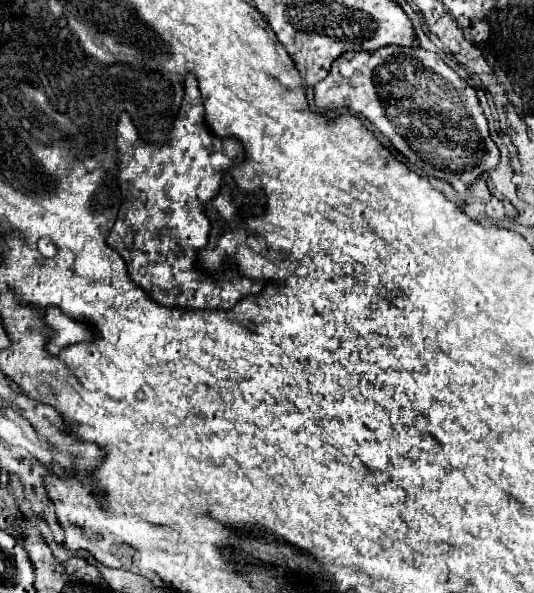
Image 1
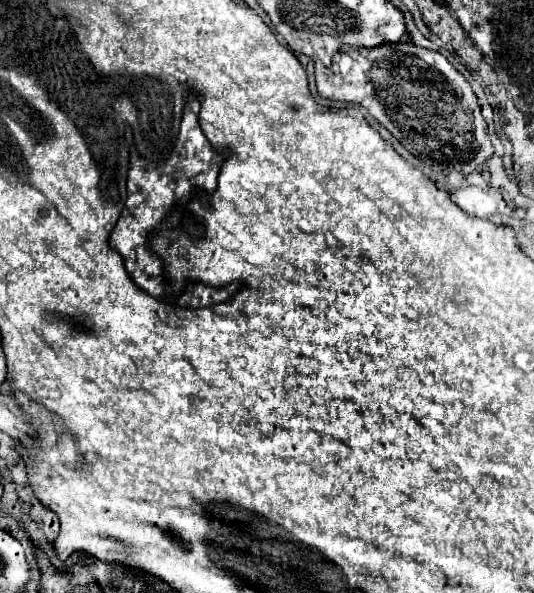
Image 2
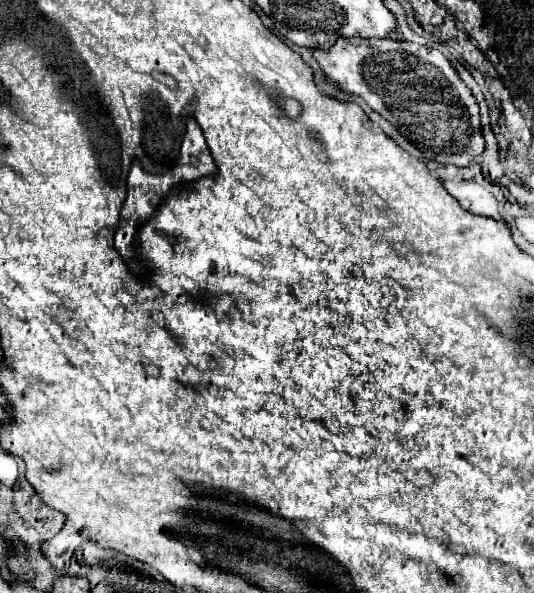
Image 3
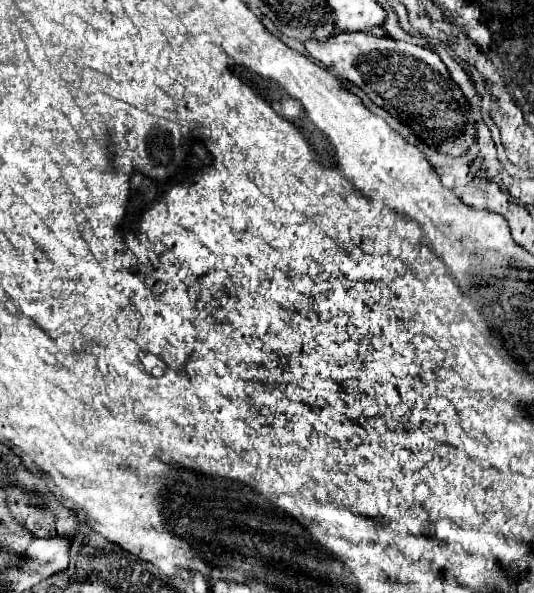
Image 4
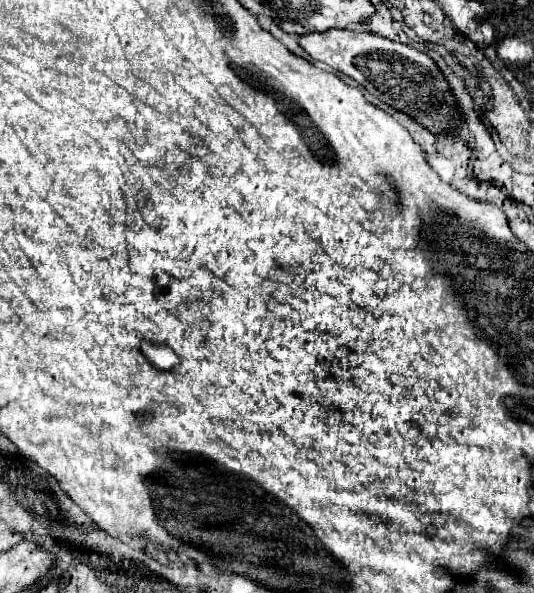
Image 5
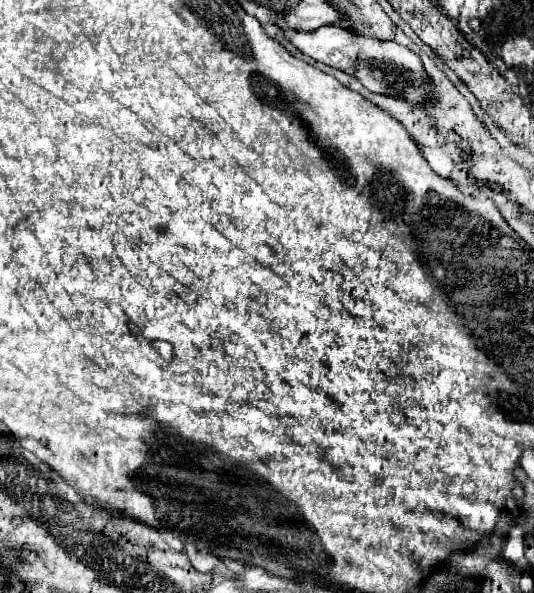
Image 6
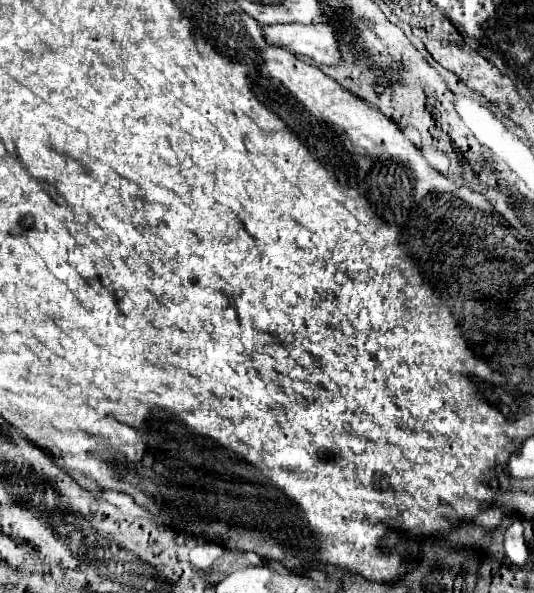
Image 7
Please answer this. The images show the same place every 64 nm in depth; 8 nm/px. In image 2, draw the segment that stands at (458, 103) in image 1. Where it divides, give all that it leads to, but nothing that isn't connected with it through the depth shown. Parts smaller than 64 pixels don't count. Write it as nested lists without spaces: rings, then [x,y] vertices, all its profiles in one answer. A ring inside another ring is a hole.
[[[412,42],[384,44],[380,48],[350,48],[350,50],[338,52],[332,58],[330,68],[320,68],[320,64],[316,66],[316,88],[322,100],[330,98],[330,100],[358,104],[366,108],[368,114],[378,124],[382,124],[410,154],[414,154],[420,160],[432,160],[434,164],[442,166],[442,170],[456,166],[466,176],[494,156],[494,146],[486,134],[486,120],[480,114],[478,98],[472,86],[440,52],[420,48]],[[376,68],[380,68],[378,74],[382,70],[390,70],[388,82],[392,82],[392,86],[382,88],[382,84],[380,86],[374,84],[372,70]]]

